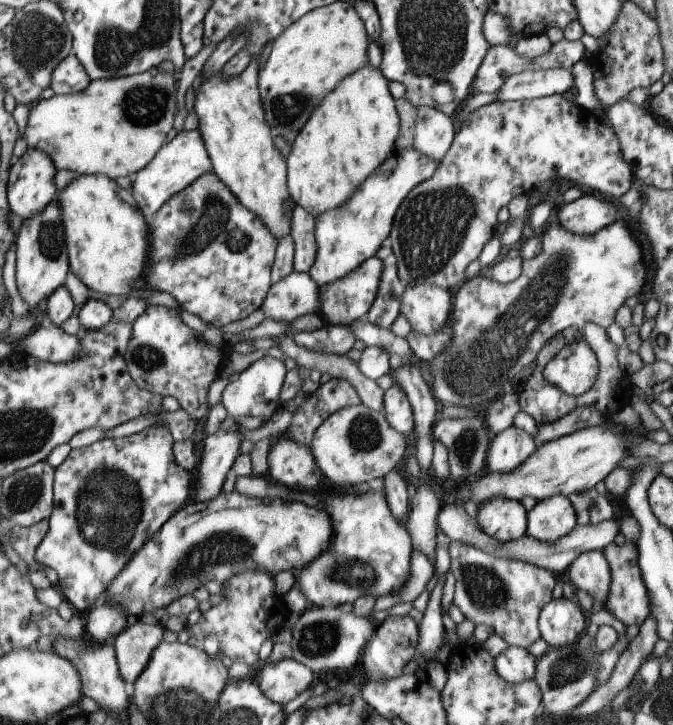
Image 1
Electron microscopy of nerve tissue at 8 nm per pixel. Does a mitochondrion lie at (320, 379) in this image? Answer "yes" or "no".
no

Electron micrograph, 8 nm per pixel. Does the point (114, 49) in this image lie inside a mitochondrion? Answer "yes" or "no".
yes

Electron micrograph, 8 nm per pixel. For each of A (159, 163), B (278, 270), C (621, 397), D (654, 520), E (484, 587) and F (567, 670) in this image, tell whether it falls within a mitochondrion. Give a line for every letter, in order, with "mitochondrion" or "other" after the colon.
A: other
B: other
C: other
D: other
E: mitochondrion
F: mitochondrion

